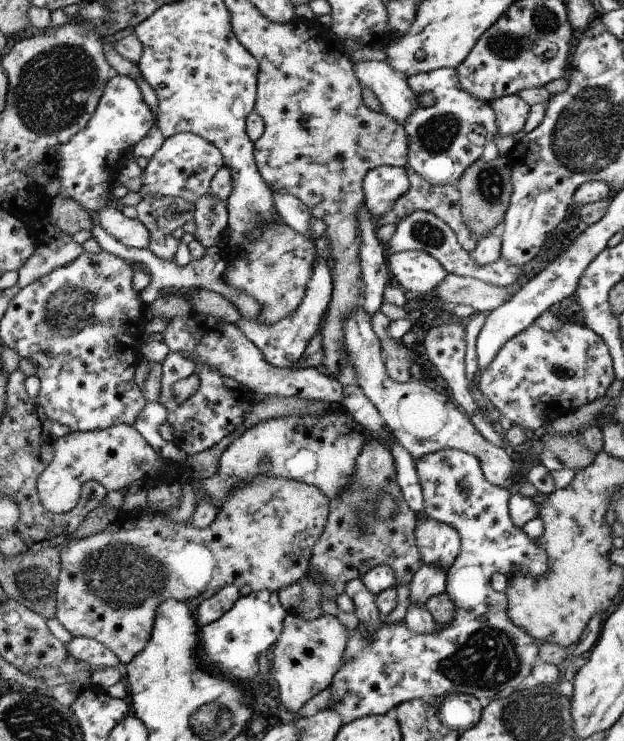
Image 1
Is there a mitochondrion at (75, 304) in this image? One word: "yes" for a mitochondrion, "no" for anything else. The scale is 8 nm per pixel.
yes

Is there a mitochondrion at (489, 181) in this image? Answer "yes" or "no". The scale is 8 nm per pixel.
yes

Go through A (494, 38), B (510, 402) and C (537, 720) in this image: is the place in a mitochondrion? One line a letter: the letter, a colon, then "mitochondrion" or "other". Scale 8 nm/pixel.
A: mitochondrion
B: mitochondrion
C: mitochondrion

